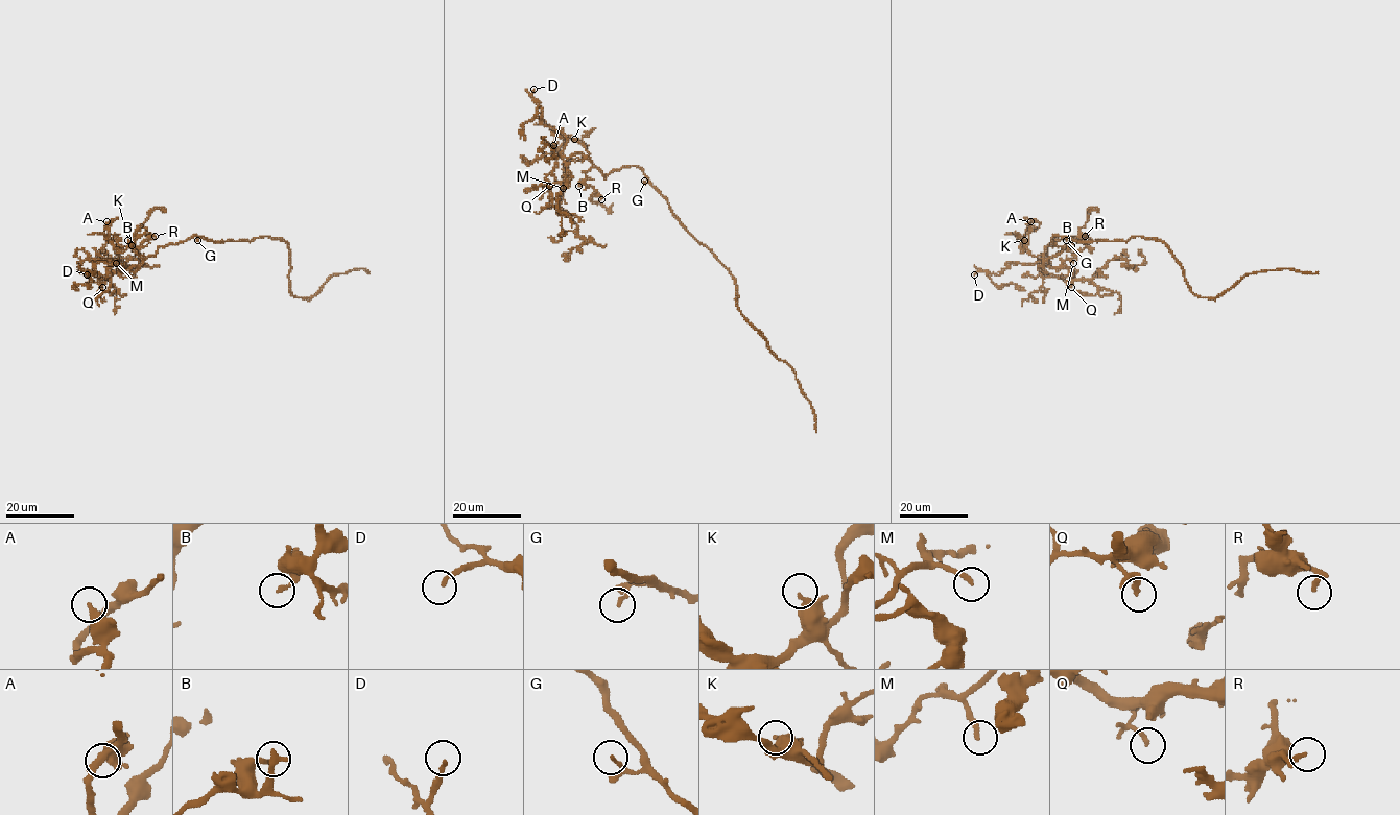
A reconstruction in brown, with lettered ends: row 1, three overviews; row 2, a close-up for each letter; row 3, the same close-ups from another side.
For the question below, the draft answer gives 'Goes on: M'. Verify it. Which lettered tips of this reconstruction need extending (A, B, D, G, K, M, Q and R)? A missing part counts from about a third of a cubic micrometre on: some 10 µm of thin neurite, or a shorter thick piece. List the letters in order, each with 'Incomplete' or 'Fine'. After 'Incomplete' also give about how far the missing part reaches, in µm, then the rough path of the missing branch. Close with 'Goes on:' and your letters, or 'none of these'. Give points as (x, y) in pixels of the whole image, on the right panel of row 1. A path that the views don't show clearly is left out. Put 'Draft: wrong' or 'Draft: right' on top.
Draft: right
A: Fine
B: Fine
D: Fine
G: Fine
K: Fine
M: Incomplete. Missing length about 5 µm
Q: Fine
R: Fine
Goes on: M

